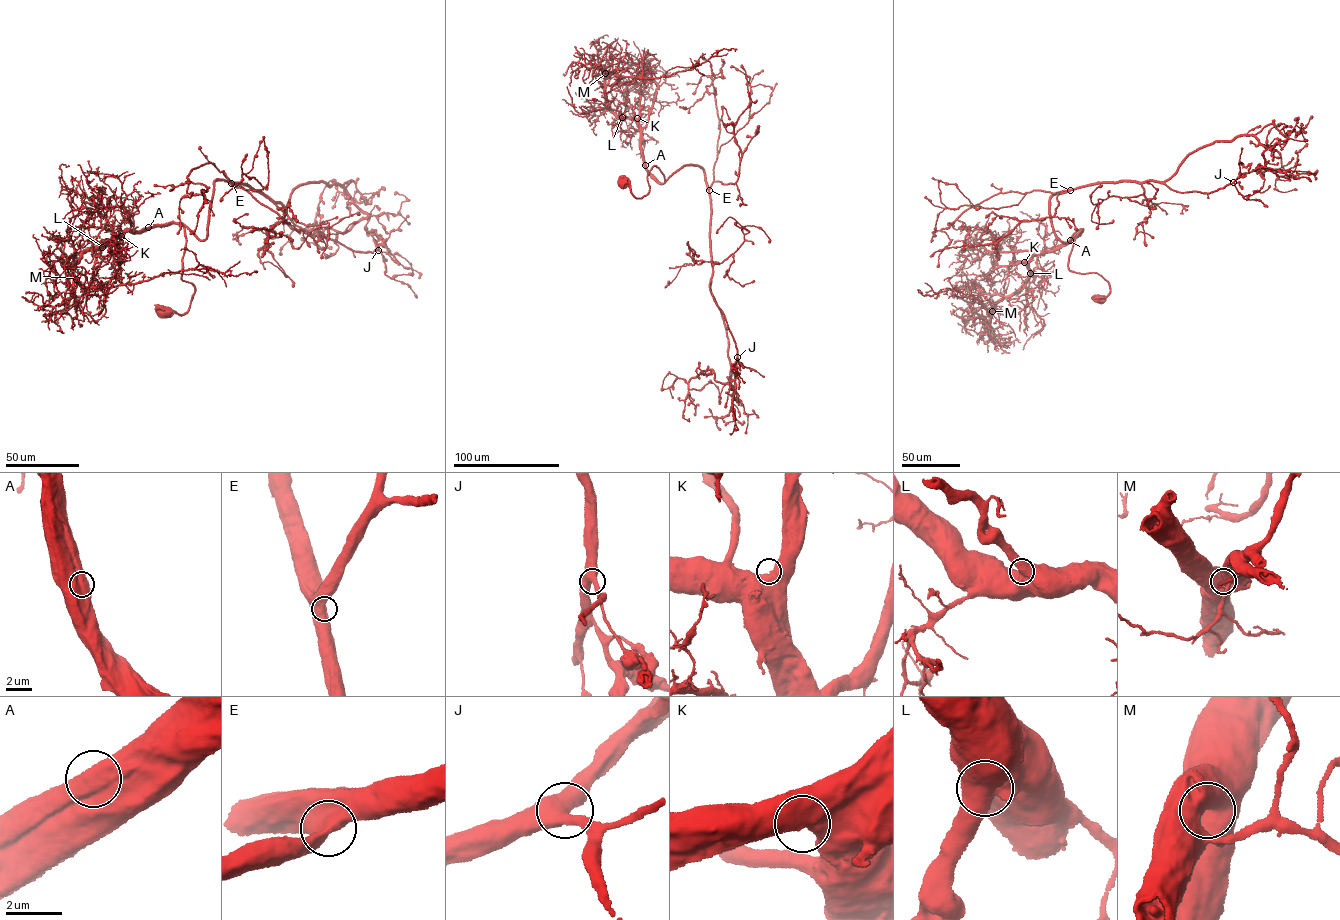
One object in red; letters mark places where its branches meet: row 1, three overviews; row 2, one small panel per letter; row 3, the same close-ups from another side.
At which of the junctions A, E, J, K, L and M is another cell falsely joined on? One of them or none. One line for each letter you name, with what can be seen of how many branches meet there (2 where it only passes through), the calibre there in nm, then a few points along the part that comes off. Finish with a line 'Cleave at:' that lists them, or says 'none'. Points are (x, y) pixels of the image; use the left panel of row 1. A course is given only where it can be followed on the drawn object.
Cleave at: none

